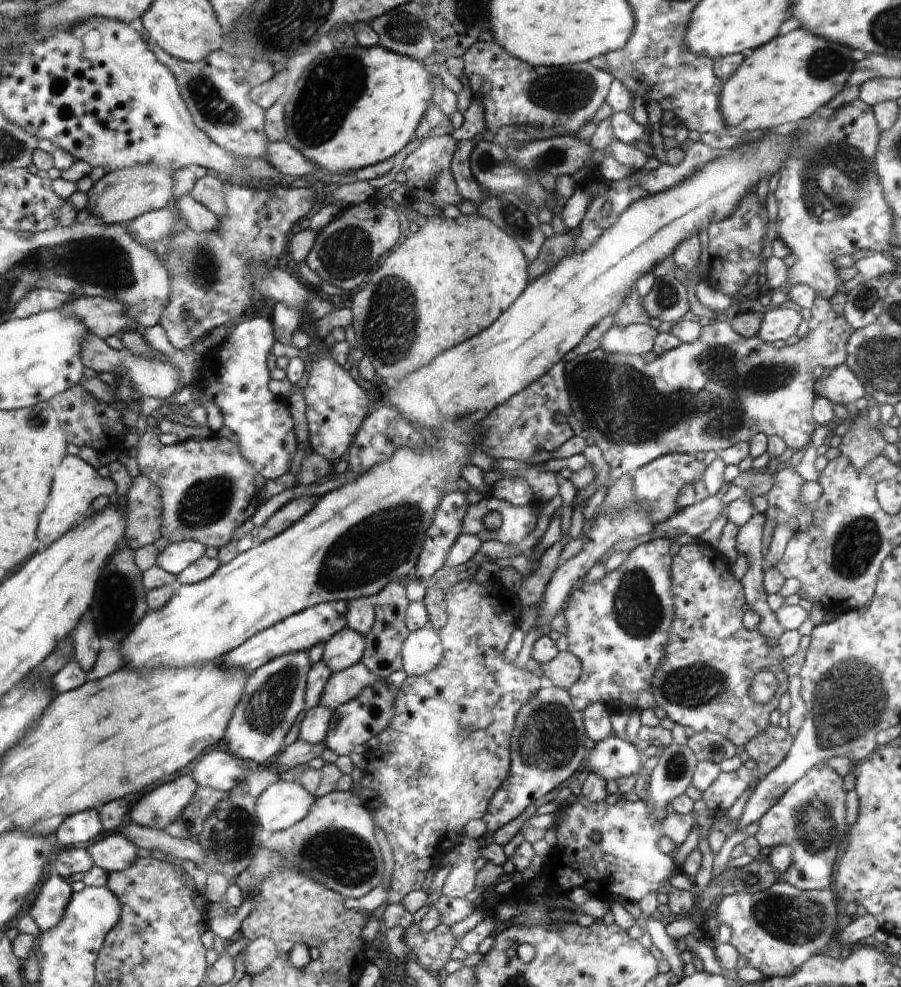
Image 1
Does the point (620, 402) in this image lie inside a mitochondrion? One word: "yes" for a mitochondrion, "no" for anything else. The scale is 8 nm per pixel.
yes

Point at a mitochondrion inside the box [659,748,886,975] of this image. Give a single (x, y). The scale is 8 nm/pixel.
(795, 920)

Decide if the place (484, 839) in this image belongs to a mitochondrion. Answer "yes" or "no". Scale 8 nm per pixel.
no

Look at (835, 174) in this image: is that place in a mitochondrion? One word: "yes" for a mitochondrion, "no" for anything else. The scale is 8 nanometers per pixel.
yes

